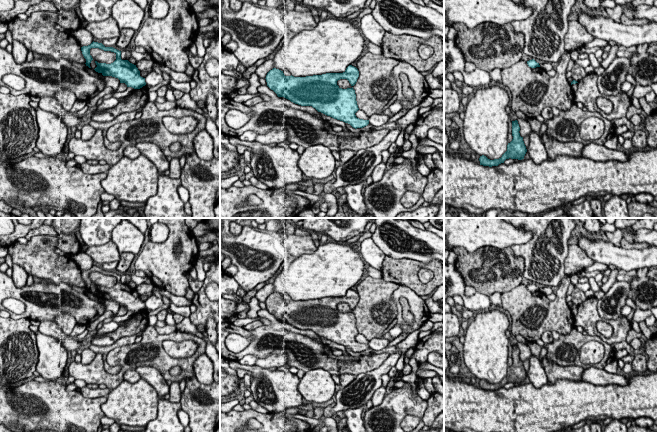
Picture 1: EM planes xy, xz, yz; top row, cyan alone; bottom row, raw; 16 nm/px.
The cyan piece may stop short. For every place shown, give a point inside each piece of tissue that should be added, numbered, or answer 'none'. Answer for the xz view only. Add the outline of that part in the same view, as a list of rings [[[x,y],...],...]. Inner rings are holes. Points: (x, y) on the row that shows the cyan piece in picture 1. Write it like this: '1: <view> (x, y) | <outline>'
none

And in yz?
none

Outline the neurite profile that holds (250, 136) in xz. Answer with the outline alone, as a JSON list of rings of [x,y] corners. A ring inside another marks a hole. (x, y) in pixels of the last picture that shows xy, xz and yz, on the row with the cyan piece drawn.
[[[246,131],[241,136],[239,136],[238,138],[242,141],[253,142],[256,140],[258,135],[259,134],[255,131]]]

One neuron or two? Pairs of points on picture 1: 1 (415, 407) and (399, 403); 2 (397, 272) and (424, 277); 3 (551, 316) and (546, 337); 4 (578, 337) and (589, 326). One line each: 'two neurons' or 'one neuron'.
1: one neuron
2: two neurons
3: two neurons
4: two neurons

